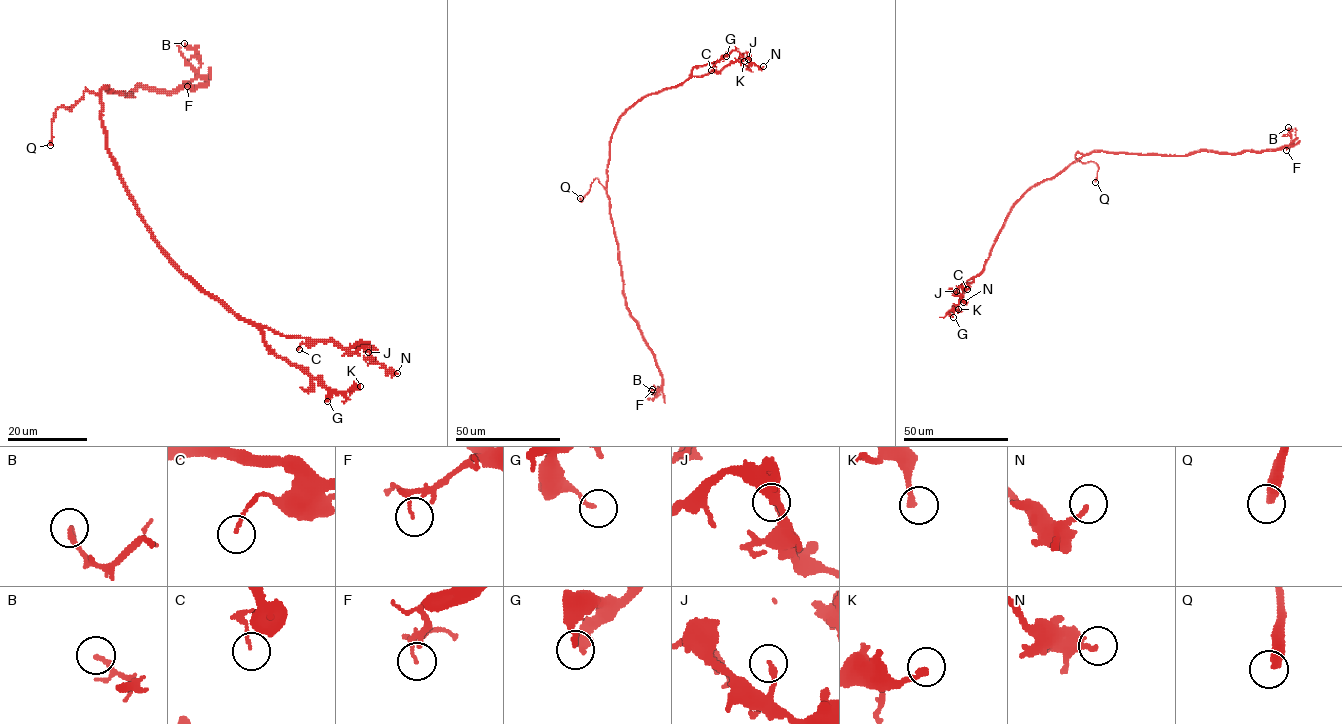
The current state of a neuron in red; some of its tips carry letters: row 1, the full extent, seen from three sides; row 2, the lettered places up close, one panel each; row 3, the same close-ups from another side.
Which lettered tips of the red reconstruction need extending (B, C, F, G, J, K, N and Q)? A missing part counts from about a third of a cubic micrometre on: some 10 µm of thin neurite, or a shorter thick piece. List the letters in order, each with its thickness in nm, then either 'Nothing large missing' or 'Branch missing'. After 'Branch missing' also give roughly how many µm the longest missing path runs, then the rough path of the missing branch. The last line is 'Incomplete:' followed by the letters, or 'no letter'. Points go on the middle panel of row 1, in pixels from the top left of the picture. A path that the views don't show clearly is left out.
B: Thickness 120 nm. Nothing large missing
C: Thickness 110 nm. Nothing large missing
F: Thickness 90 nm. Nothing large missing
G: Thickness 160 nm. Nothing large missing
J: Thickness 190 nm. Nothing large missing
K: Thickness 240 nm. Nothing large missing
N: Thickness 180 nm. Nothing large missing
Q: Thickness 360 nm. Branch missing. Missing length about 5 µm
Incomplete: Q

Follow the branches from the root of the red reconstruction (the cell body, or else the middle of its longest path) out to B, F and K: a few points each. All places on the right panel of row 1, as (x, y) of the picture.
B: (1062, 170), (1096, 151), (1189, 155), (1203, 151), (1230, 153), (1271, 151), (1290, 144), (1291, 130), (1288, 127)
F: (1062, 170), (1096, 151), (1189, 155), (1203, 151), (1230, 153), (1271, 151), (1287, 145), (1286, 150)
K: (1062, 170), (1034, 185), (1015, 204), (984, 269), (967, 282), (960, 301), (947, 313), (958, 309)

